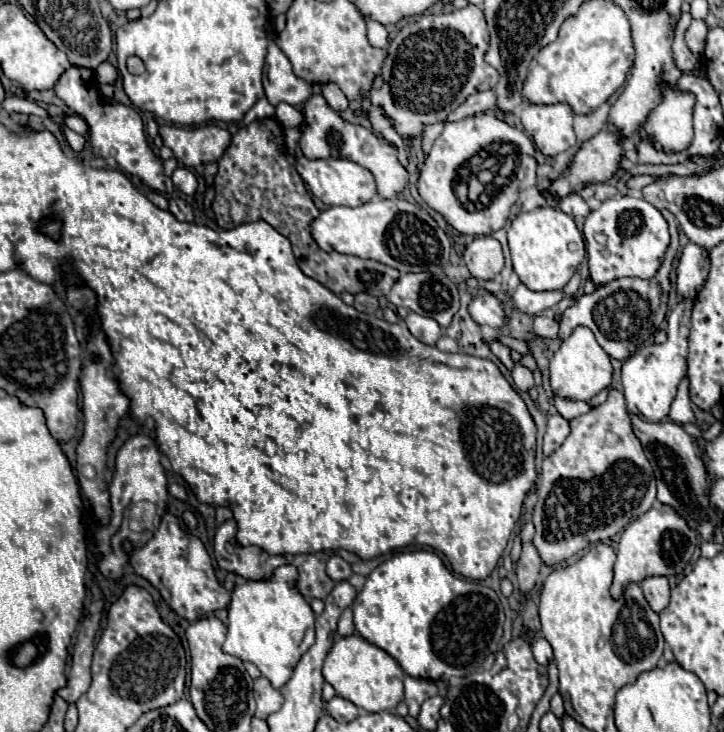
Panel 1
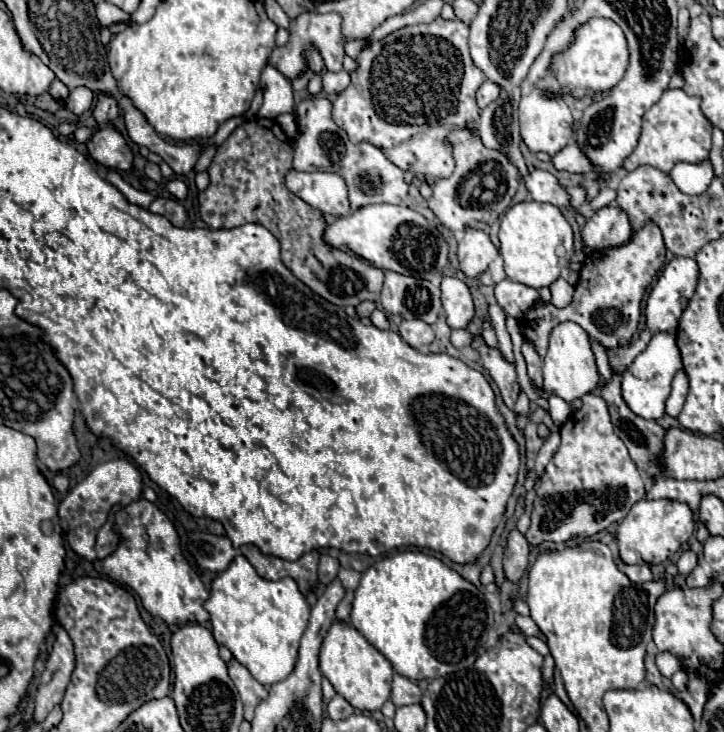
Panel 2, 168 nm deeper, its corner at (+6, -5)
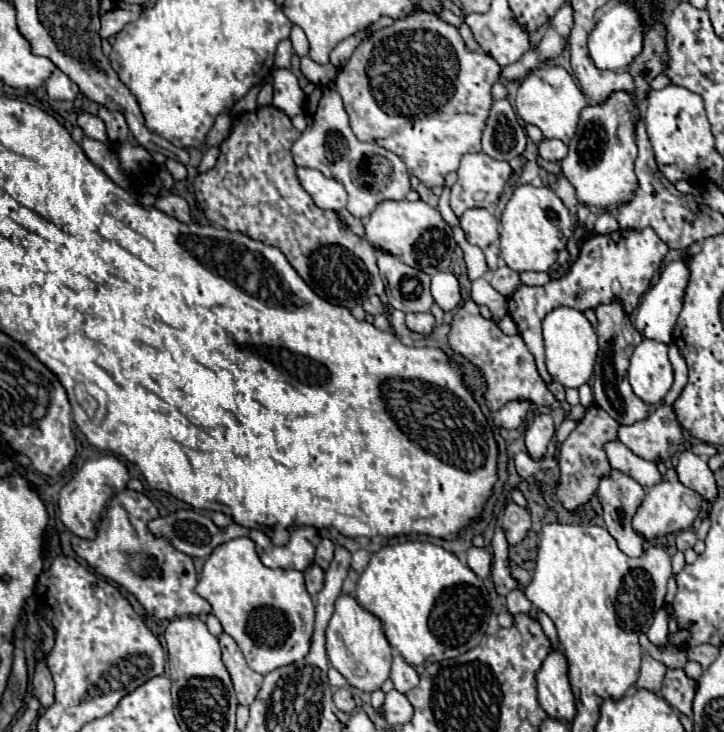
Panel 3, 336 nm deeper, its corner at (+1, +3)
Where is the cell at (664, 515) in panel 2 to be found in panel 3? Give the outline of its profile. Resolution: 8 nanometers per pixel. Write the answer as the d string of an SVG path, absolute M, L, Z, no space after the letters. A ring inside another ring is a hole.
M678 479L662 481L658 485L654 485L646 493L644 501L640 503L640 507L638 507L638 511L636 511L634 519L632 519L632 527L646 541L656 541L656 539L660 539L664 535L690 529L694 519L700 515L700 507L702 507L702 497L698 493L694 493L692 489L684 487Z

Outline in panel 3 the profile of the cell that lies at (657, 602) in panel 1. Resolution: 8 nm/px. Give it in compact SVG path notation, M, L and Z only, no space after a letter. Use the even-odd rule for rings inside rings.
M614 473L600 481L598 499L604 509L604 525L616 539L622 553L628 557L640 557L644 553L642 537L632 529L632 517L644 499L646 491L632 477Z

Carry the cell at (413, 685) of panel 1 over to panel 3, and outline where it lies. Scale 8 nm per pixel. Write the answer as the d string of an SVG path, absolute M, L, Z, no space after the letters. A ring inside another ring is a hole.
M394 651L392 657L394 657L394 661L392 661L390 679L392 679L394 687L396 687L396 691L408 693L410 689L414 689L414 687L418 685L418 681L420 681L420 679L418 679L418 673L416 673L414 667L410 667L410 665L402 659L402 655L400 655L398 651Z

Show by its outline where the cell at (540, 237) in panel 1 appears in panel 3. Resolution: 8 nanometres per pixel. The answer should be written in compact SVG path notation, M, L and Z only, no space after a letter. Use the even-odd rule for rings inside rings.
M518 185L508 201L502 217L500 231L500 257L518 273L524 271L550 271L558 261L558 253L566 249L568 239L574 235L574 221L560 197L550 187Z

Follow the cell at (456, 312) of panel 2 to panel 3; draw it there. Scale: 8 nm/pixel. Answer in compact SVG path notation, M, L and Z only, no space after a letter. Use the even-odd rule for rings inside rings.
M442 271L432 277L432 297L444 311L454 311L462 303L460 281L454 273Z

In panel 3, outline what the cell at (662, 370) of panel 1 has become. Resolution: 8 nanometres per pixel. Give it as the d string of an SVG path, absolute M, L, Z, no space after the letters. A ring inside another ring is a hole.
M644 339L632 353L628 377L634 393L644 403L660 405L674 383L668 345L654 339Z

